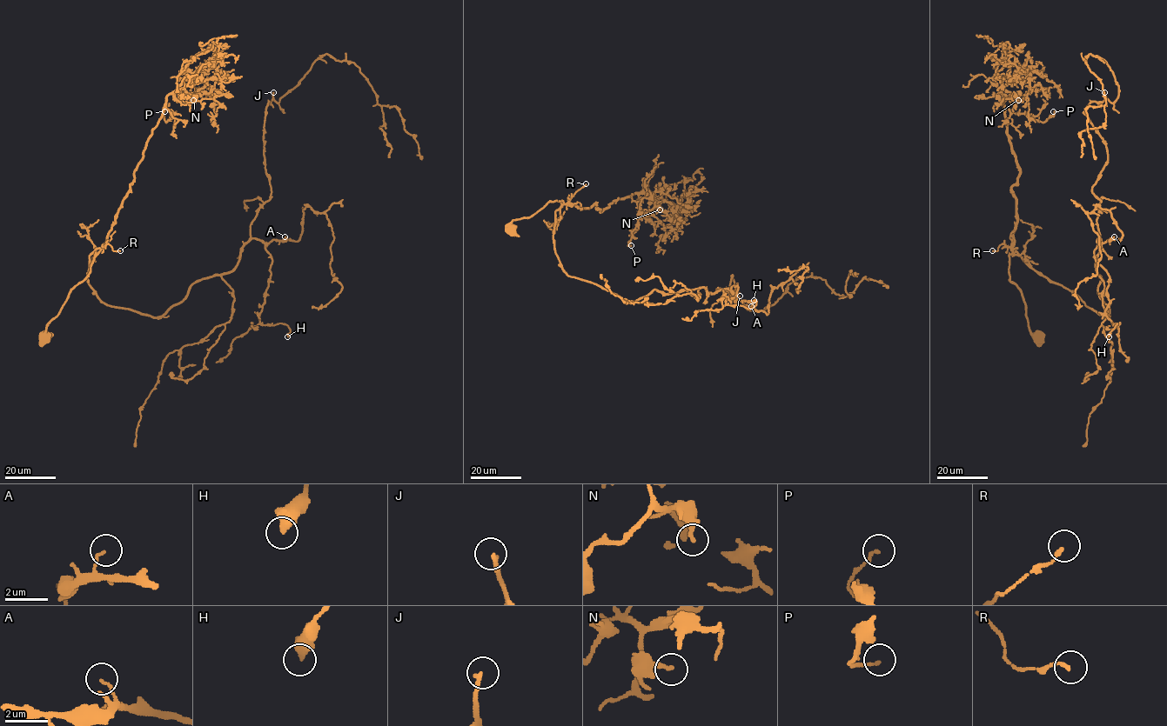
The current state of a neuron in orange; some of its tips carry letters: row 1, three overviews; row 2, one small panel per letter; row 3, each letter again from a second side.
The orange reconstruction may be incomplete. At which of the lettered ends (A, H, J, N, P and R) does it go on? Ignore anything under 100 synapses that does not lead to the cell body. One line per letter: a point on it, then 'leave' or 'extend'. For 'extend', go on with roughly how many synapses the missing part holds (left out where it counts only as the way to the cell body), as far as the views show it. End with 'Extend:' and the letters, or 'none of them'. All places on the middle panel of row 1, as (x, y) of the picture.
A: at (751, 306); leave
H: at (754, 300); leave
J: at (740, 296); leave
N: at (660, 209); leave
P: at (631, 245); leave
R: at (586, 183); leave
Extend: none of them

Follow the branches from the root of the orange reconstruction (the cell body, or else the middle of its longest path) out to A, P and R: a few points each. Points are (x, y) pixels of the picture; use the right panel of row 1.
A: (1036, 338), (1022, 294), (1009, 280), (1009, 255), (1016, 250), (1107, 317), (1097, 292), (1097, 239), (1114, 236)
P: (1036, 338), (1009, 271), (1016, 223), (1012, 186), (1020, 169), (1005, 107), (1041, 122), (1053, 111)
R: (1036, 338), (1028, 325), (1022, 294), (1009, 280), (1009, 255), (1012, 250), (1001, 243), (997, 250), (992, 250)

